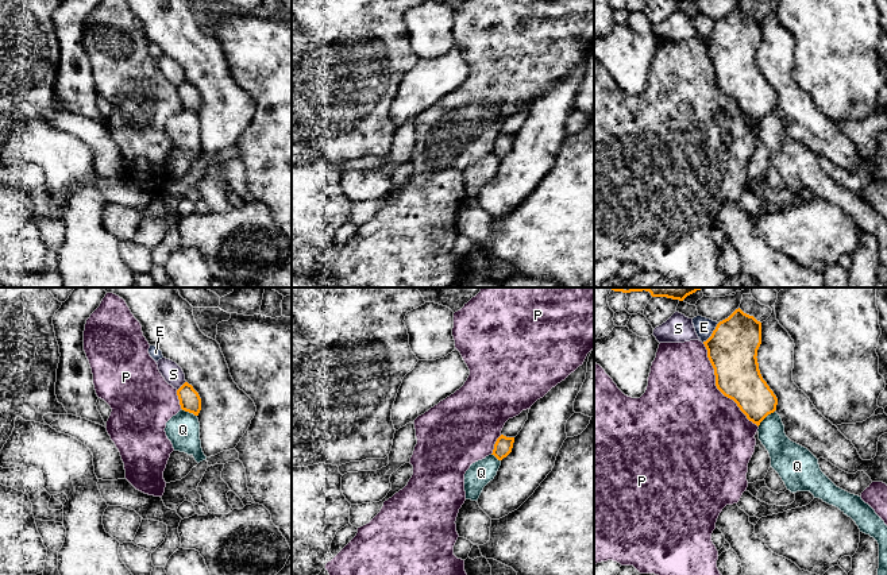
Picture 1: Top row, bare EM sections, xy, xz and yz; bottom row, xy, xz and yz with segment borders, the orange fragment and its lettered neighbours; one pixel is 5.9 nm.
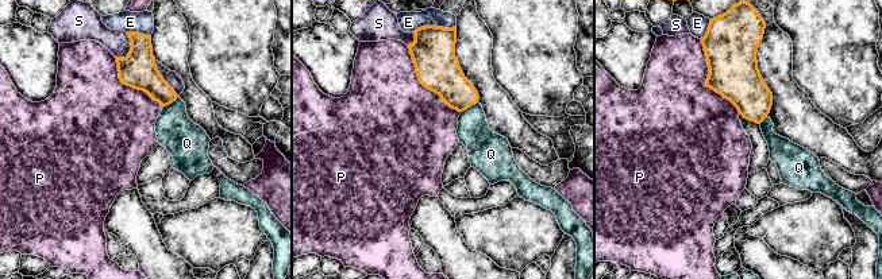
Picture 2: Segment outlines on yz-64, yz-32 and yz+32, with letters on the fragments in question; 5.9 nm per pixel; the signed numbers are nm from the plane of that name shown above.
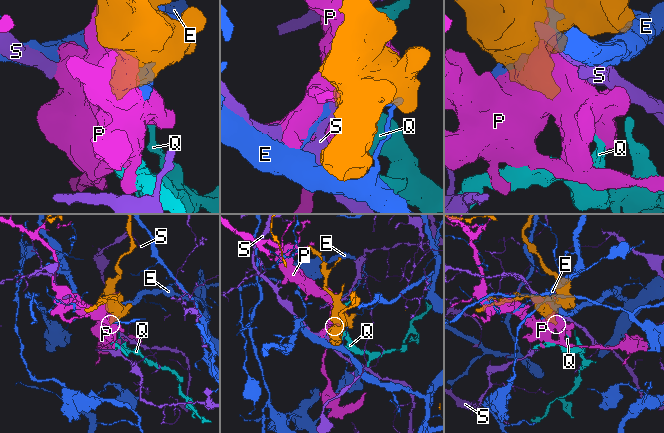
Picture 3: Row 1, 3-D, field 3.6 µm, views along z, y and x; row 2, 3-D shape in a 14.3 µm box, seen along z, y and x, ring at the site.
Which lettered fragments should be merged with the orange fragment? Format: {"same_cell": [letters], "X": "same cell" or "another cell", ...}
{"same_cell": [], "E": "another cell", "P": "another cell", "Q": "another cell", "S": "another cell"}

